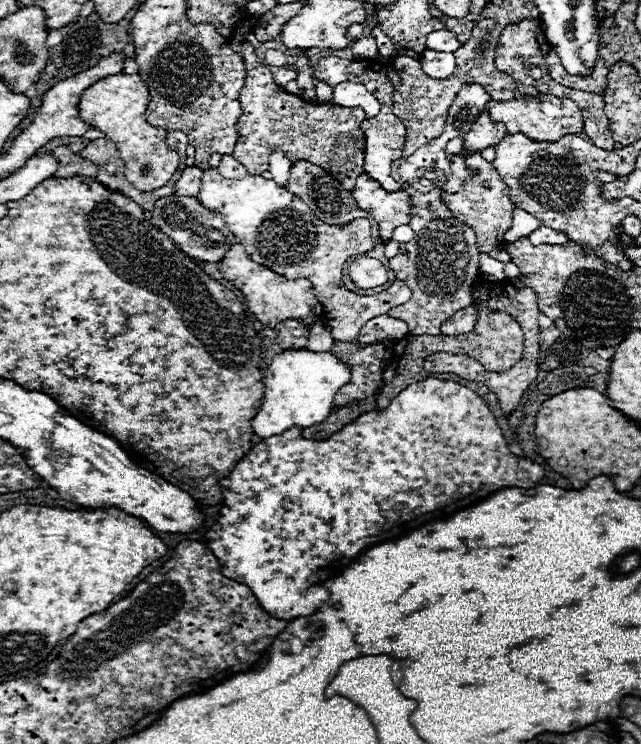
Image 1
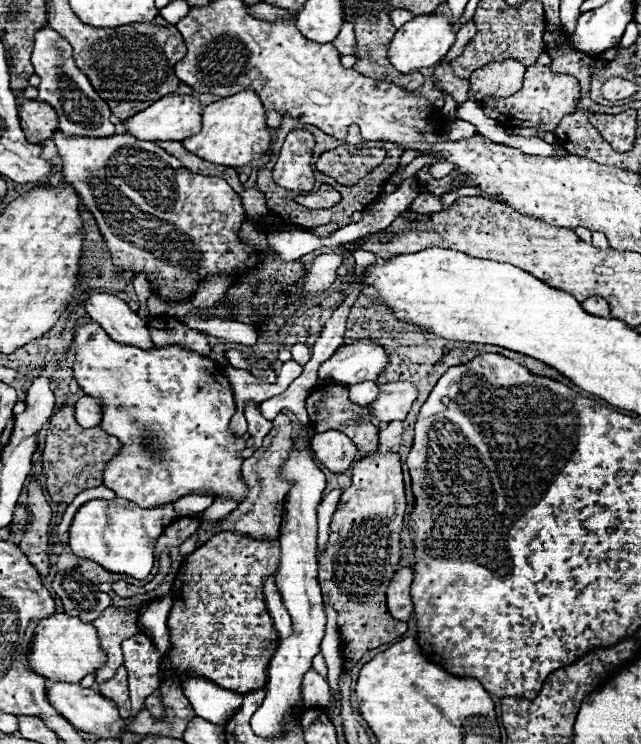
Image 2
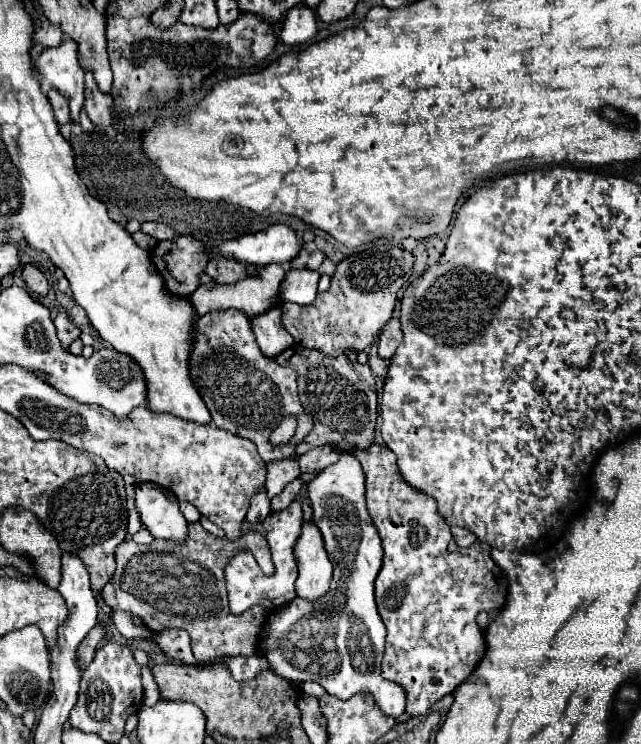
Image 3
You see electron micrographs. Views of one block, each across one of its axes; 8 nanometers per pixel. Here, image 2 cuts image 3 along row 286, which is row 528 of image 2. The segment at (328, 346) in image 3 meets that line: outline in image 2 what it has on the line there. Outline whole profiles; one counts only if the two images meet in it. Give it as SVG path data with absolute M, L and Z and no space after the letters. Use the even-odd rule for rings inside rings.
M378 452L374 456L366 456L358 460L352 470L352 484L344 490L336 506L336 512L330 520L330 532L328 532L330 538L326 542L326 550L322 556L318 556L318 582L322 586L324 600L328 600L338 614L342 654L350 658L350 668L368 650L388 644L404 636L408 630L408 624L394 620L386 608L386 590L400 562L400 530L402 530L404 512L406 512L406 494L404 494L400 456L390 452Z

